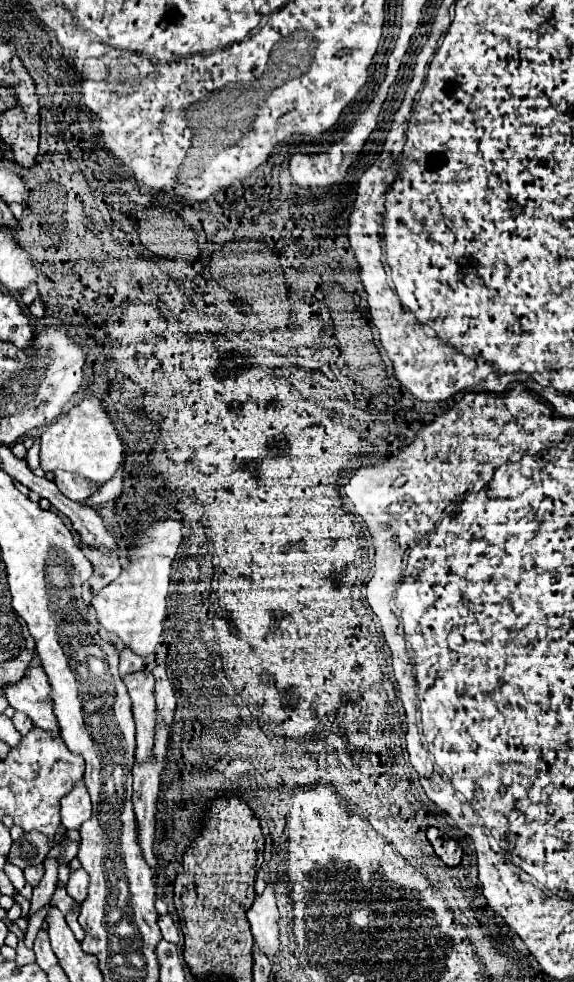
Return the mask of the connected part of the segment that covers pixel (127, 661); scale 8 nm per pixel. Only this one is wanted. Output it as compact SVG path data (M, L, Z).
M125 648L121 652L121 664L119 664L119 672L121 676L131 674L131 672L139 672L143 668L143 658L137 656L131 648Z

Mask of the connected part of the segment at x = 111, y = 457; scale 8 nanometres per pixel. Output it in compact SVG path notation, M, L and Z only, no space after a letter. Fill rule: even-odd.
M95 396L83 398L69 408L57 422L49 424L41 434L41 468L43 470L71 470L85 476L89 482L105 484L113 478L123 460L123 442L109 418L103 402Z

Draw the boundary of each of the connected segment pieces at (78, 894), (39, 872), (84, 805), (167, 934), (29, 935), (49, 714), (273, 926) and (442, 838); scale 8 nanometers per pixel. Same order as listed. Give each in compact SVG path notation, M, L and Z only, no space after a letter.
M75 870L71 872L69 876L69 882L67 882L67 894L75 900L75 902L83 902L87 898L87 890L89 890L89 874L85 870Z
M41 864L29 866L27 870L23 870L23 876L25 876L25 880L27 880L31 886L37 886L39 880L41 880L41 876L43 876L43 866L41 866Z
M79 780L73 790L61 800L61 824L71 828L81 828L85 820L91 818L91 800L85 788L85 782Z
M169 914L159 916L159 928L161 928L163 938L165 938L167 942L173 942L173 944L179 942L179 930L177 930L177 926L173 924L173 920L171 920Z
M49 905L45 906L43 909L38 911L29 919L27 932L24 940L25 945L28 948L31 949L33 948L33 944L37 936L37 932L39 932L42 923L45 921L45 917L47 915L48 909L49 909Z
M31 666L27 670L27 674L17 684L11 684L11 686L5 688L3 696L7 698L7 702L9 702L11 708L23 710L33 720L33 726L37 726L41 730L47 730L51 734L57 734L59 728L57 728L57 718L53 714L53 700L49 698L49 690L51 690L51 686L47 682L47 676L45 676L43 668L41 666Z
M267 888L263 896L257 896L247 910L247 920L251 924L251 932L257 948L261 948L267 956L277 954L279 950L279 908L275 902L273 888Z
M429 828L427 830L427 838L431 842L431 846L435 848L437 856L447 864L447 866L457 866L463 858L463 850L459 846L457 840L449 838L447 834L443 834L441 830L437 828Z

